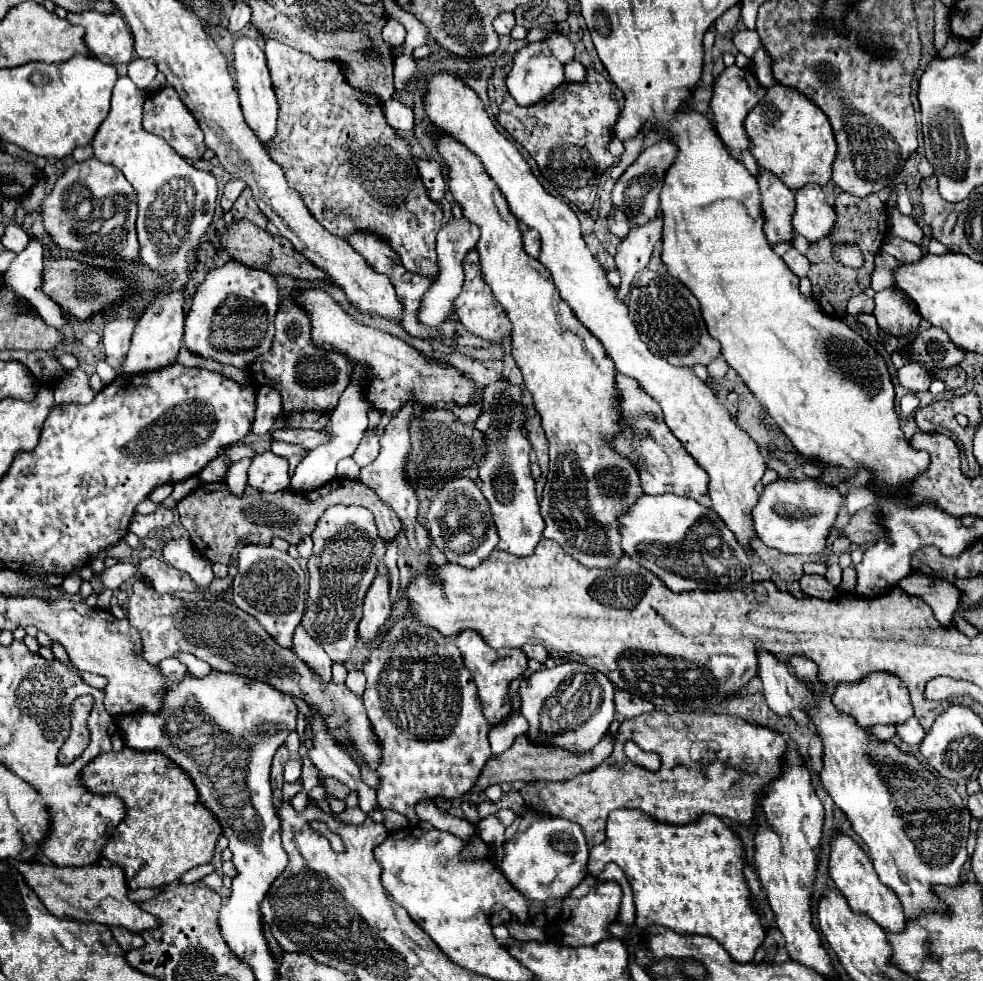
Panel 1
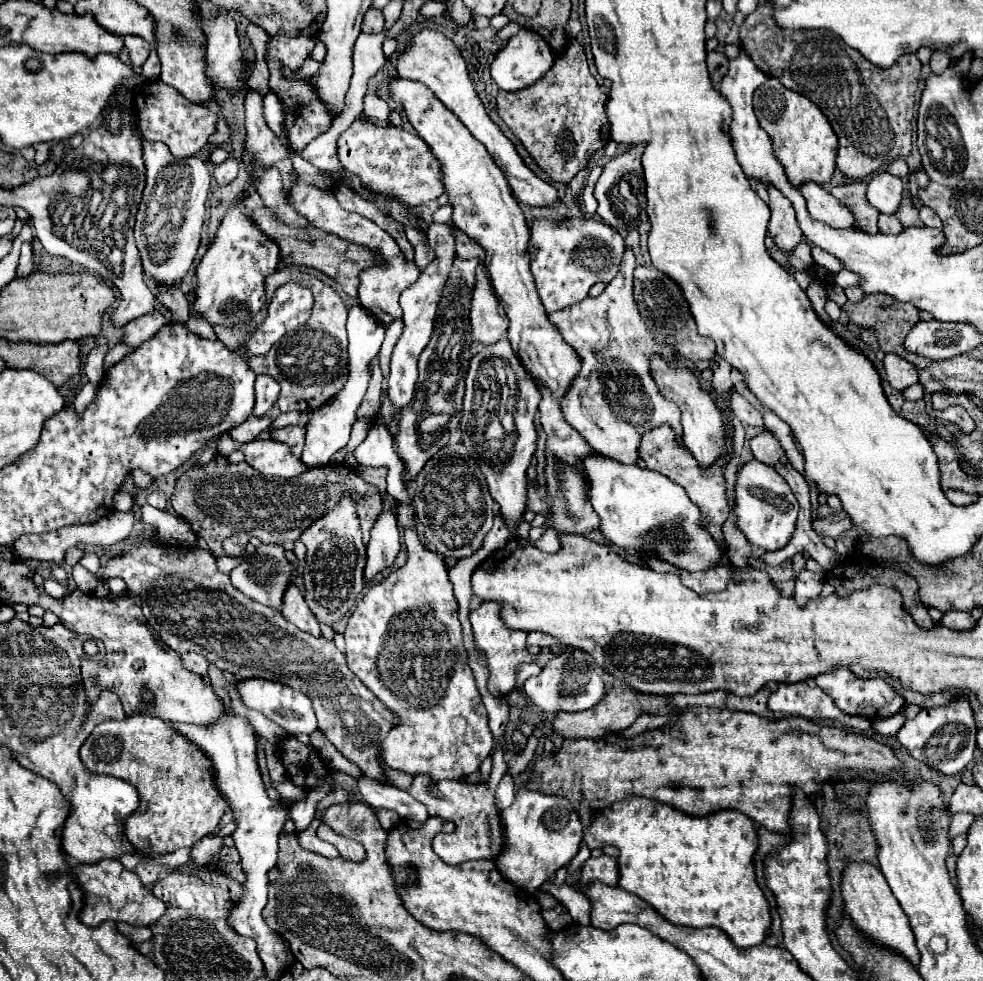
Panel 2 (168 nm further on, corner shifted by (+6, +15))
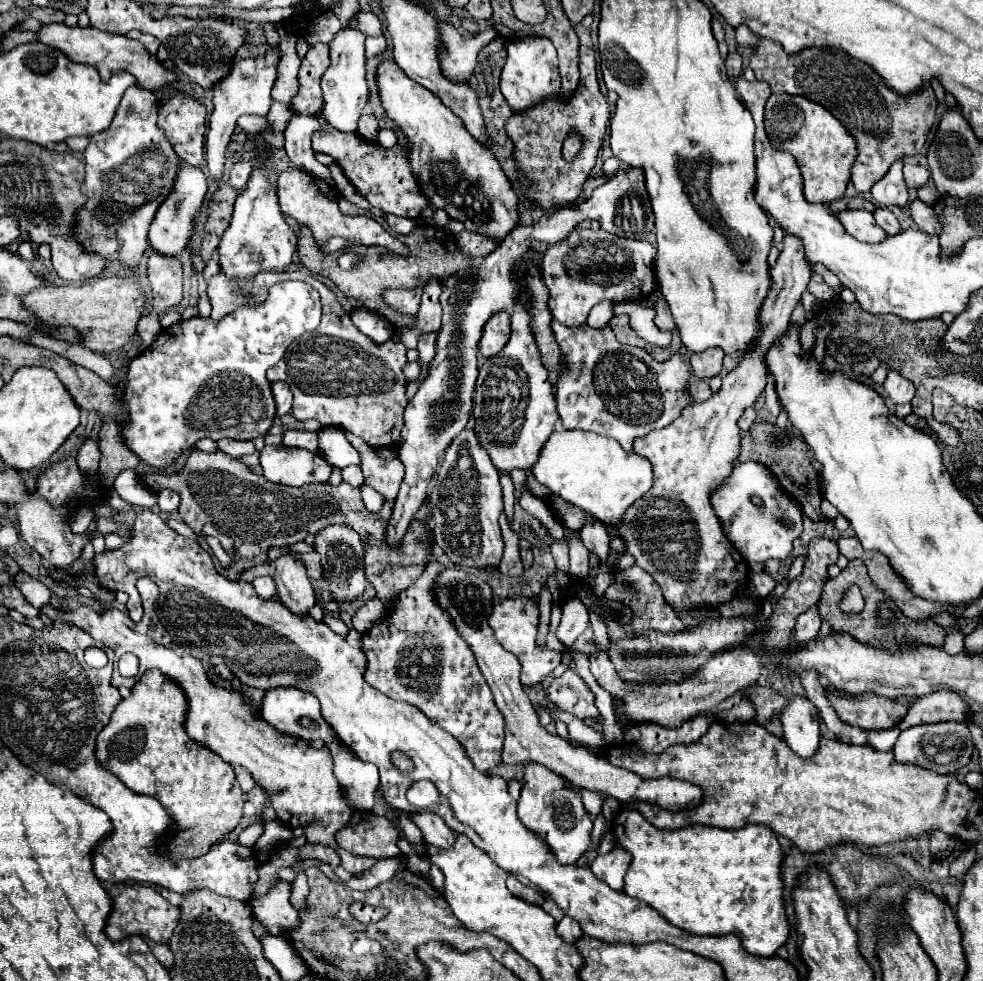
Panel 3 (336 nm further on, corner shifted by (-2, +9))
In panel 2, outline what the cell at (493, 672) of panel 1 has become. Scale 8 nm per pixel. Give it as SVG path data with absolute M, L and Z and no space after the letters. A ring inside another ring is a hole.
M482 602L476 610L470 612L470 624L474 634L474 646L480 654L486 656L486 664L490 670L488 676L488 692L496 698L504 698L516 684L516 666L522 662L534 662L536 656L526 650L526 632L508 630L500 620L500 604L498 602Z

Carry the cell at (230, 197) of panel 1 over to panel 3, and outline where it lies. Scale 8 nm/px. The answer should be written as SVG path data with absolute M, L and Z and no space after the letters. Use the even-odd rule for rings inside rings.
M238 160L238 162L234 164L234 168L230 170L230 180L228 180L228 184L230 184L232 188L236 188L236 190L242 190L242 188L246 186L250 174L252 174L252 162L248 162L248 160Z

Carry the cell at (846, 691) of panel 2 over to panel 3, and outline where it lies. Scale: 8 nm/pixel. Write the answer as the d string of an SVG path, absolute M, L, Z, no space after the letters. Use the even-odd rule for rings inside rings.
M826 690L830 704L836 714L840 714L842 722L850 726L858 726L862 730L888 730L900 724L900 720L908 712L908 704L896 702L892 698L882 698L878 694L854 694L854 698L846 698Z

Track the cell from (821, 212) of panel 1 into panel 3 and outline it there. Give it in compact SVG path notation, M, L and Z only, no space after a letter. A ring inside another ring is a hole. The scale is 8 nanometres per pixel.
M844 210L840 214L836 214L838 220L844 224L846 232L850 236L854 236L860 242L868 242L868 244L880 244L884 242L884 238L888 238L884 234L884 230L876 224L872 212L864 212L864 210Z

